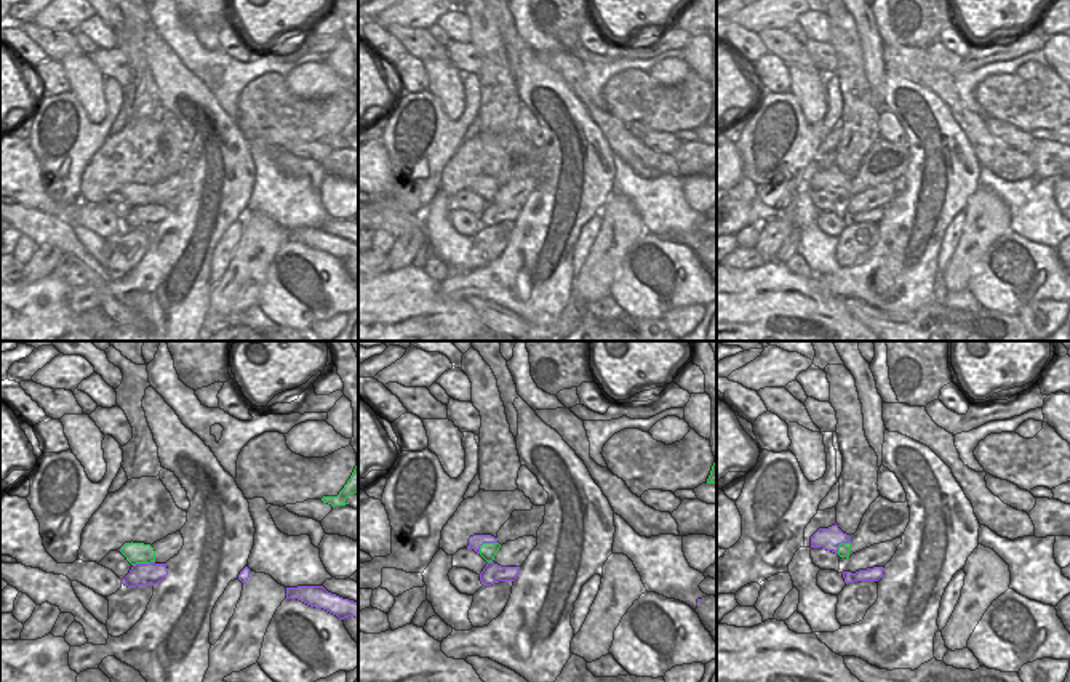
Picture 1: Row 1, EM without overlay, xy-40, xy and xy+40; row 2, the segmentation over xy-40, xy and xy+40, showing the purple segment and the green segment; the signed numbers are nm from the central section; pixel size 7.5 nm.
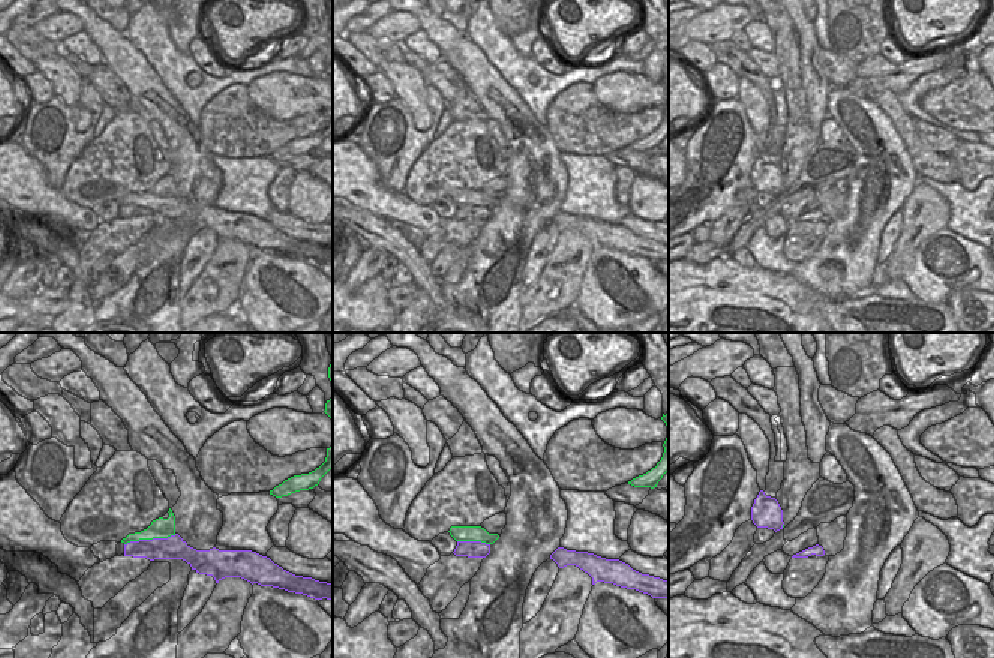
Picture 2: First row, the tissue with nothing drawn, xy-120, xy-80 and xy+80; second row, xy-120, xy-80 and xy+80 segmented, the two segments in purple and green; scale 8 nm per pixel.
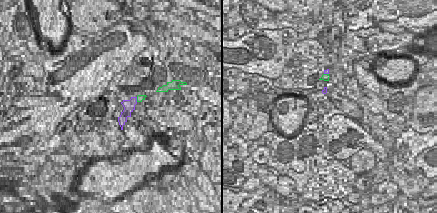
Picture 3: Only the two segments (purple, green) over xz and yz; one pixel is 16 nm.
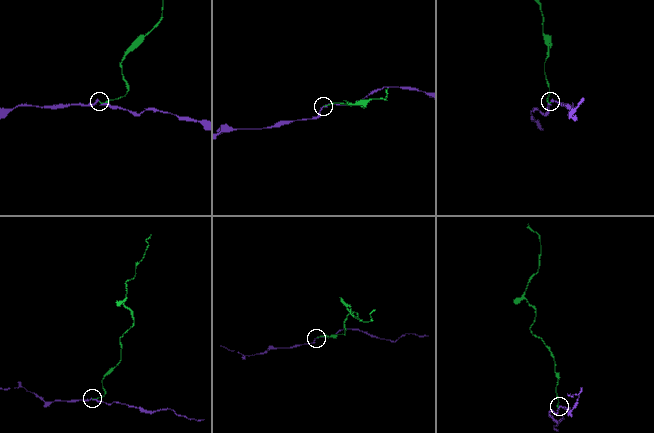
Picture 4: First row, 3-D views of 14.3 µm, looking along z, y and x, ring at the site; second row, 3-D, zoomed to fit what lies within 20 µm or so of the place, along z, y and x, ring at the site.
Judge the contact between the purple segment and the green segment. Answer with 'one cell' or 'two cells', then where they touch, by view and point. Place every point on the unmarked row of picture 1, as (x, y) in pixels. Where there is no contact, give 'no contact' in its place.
two cells; contact xy (485, 183)

